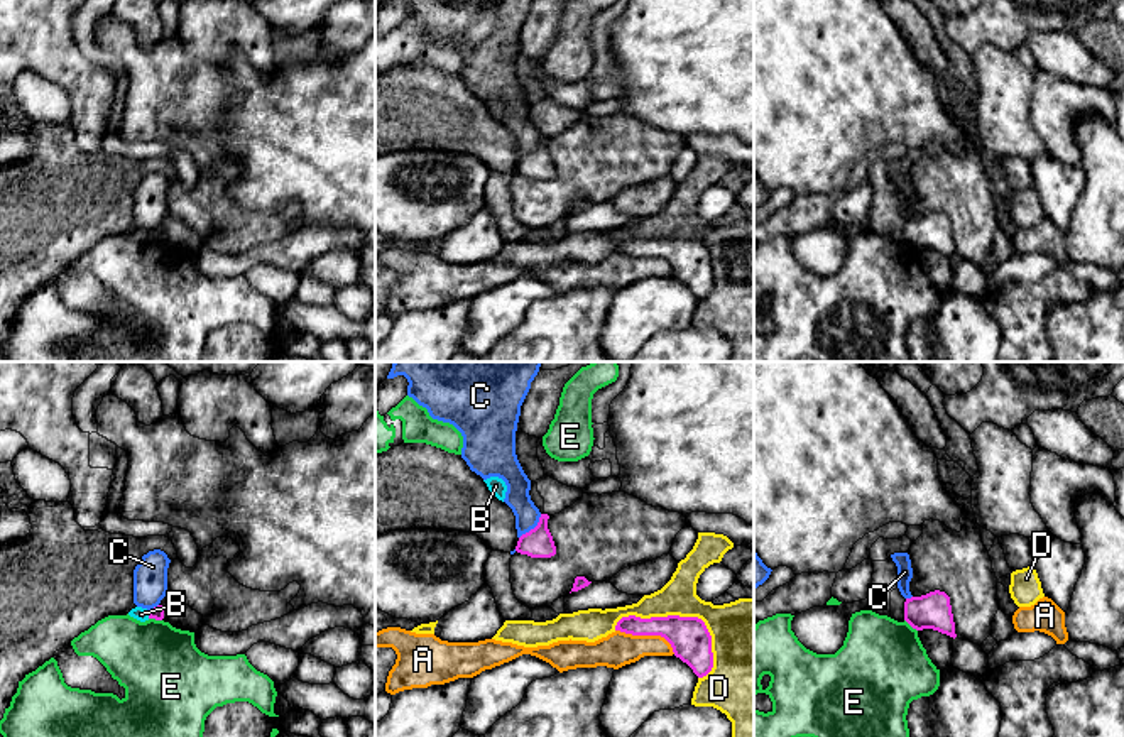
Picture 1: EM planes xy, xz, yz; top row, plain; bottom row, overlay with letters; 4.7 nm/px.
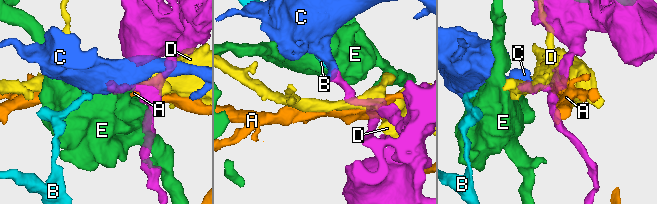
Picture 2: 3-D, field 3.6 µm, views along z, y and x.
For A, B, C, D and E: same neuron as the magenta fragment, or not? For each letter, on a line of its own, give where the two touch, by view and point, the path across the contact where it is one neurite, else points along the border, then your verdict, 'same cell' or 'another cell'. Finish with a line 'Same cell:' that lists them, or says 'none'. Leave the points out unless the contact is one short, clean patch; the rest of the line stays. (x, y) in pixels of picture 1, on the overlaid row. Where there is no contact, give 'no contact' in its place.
A: xz (648, 634) | another cell
B: xy (149, 614) | along xy (147, 611), (149, 617) | another cell
C: xz (534, 528) | along xz (541, 514), (540, 521), (519, 538) | another cell
D: xz (682, 617) | another cell
E: xy (156, 619) | along xy (149, 617), (161, 621) | another cell
Same cell: none

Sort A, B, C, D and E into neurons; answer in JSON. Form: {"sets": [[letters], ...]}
{"sets": [["A"], ["B"], ["C"], ["D"], ["E"]]}

